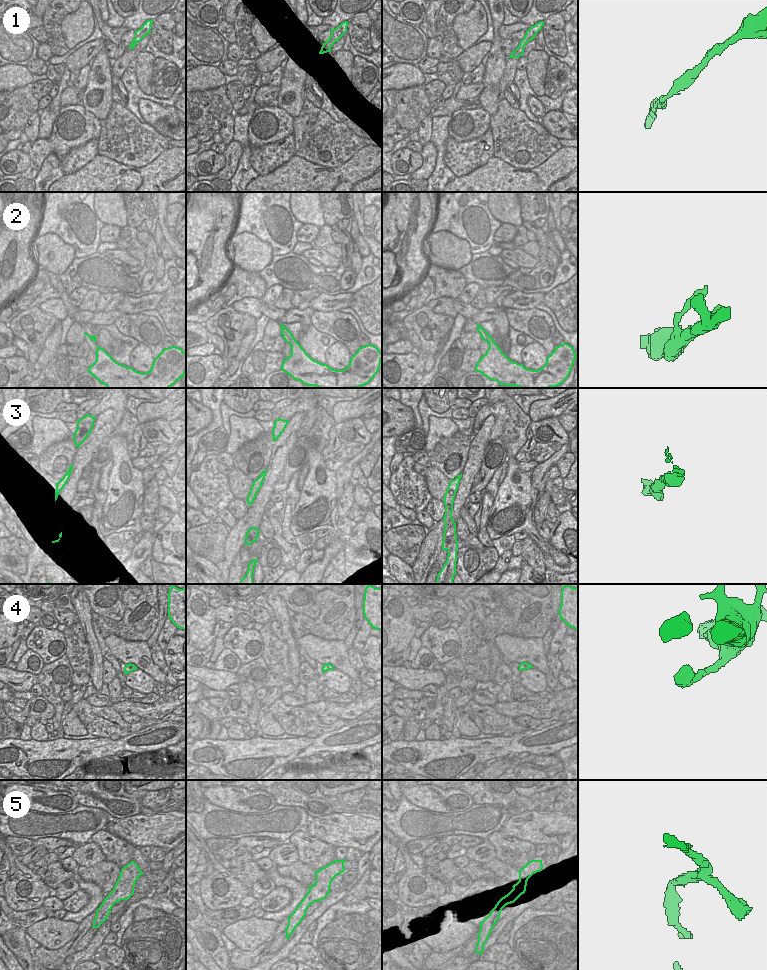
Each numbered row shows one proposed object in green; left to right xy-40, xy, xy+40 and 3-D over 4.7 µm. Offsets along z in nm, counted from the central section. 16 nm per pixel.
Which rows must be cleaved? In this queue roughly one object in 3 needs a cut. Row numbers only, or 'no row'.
3

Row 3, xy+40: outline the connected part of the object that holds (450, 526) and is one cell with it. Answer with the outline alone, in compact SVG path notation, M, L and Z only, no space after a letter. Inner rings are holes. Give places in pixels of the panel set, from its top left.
M462 473L458 475L455 479L449 482L448 488L444 495L444 505L445 505L445 514L443 520L445 522L443 538L445 537L449 541L456 541L455 532L456 532L456 523L452 518L453 511L453 502L460 483Z

